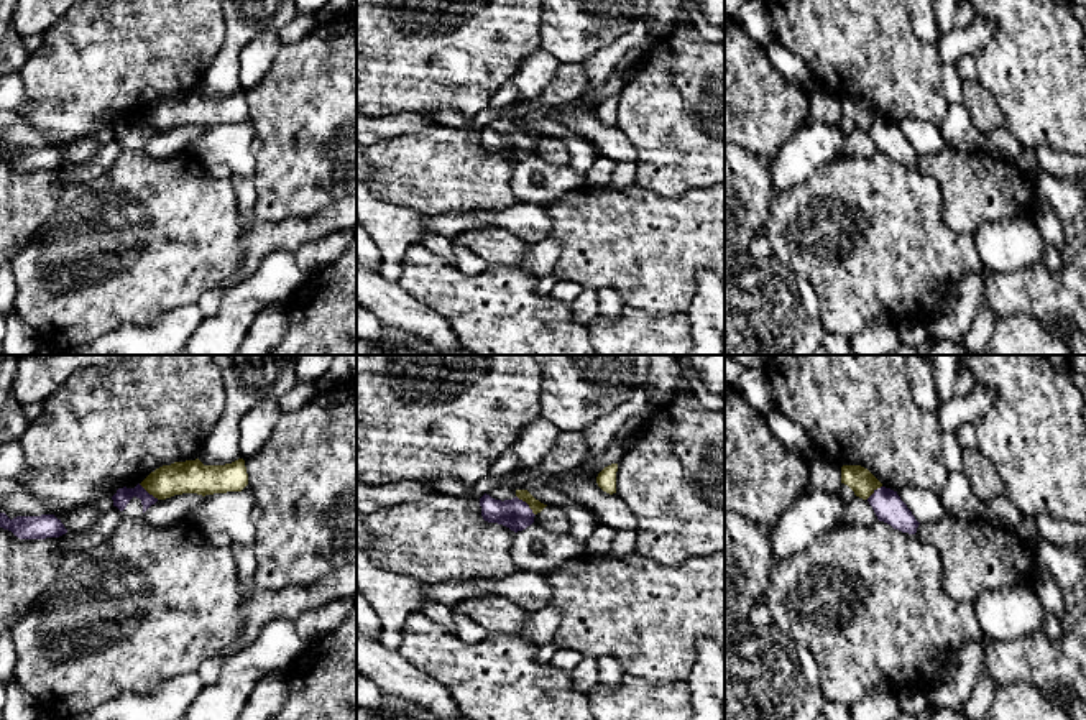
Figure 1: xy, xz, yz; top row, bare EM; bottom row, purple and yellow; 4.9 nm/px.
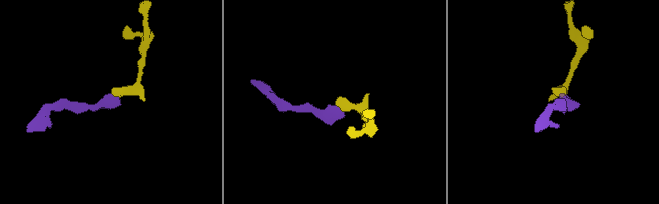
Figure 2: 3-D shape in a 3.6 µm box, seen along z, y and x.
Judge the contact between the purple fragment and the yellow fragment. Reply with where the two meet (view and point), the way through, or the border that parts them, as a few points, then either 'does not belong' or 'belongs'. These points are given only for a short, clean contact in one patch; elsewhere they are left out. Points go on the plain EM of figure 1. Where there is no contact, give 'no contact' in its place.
meets purple in xz at (528, 137); border along xz (516, 127), (534, 147); does not belong

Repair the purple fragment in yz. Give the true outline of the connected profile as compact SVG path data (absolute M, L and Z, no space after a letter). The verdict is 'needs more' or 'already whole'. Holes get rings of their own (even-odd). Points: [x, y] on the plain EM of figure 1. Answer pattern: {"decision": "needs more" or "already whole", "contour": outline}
{"decision": "needs more", "contour": "M881 118L867 130L879 153L902 164L915 166L920 155L938 153L946 143L941 130L922 120L894 123Z"}

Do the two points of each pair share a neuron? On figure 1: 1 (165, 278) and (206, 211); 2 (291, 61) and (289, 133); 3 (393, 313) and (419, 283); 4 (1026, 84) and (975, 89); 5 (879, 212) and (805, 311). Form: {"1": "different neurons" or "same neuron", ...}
{"1": "same neuron", "2": "same neuron", "3": "different neurons", "4": "different neurons", "5": "different neurons"}

